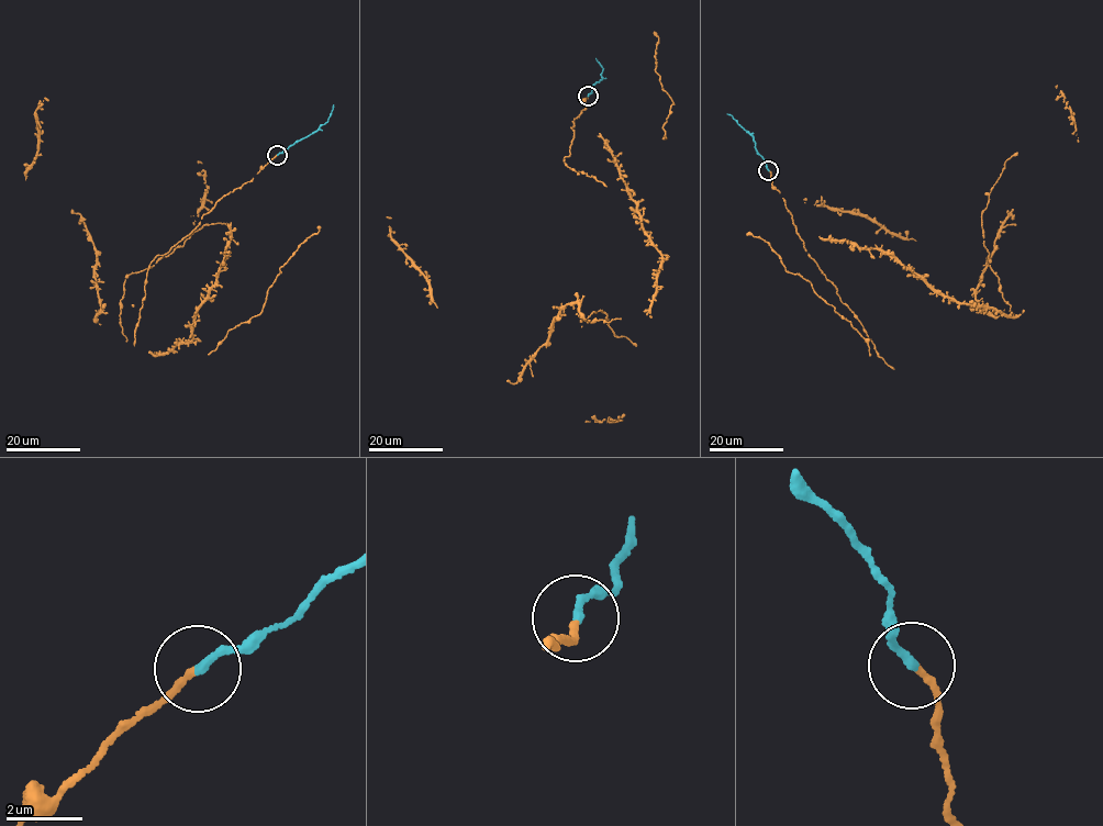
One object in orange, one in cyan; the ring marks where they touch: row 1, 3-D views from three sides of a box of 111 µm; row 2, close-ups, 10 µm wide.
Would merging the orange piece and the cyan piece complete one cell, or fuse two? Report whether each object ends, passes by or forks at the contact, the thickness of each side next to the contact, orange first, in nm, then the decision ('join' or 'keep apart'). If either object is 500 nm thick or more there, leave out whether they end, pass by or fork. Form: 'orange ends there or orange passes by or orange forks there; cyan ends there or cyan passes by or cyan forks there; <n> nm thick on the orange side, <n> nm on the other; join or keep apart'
orange ends there; cyan ends there; 170 nm thick on the orange side, 190 nm on the other; keep apart

